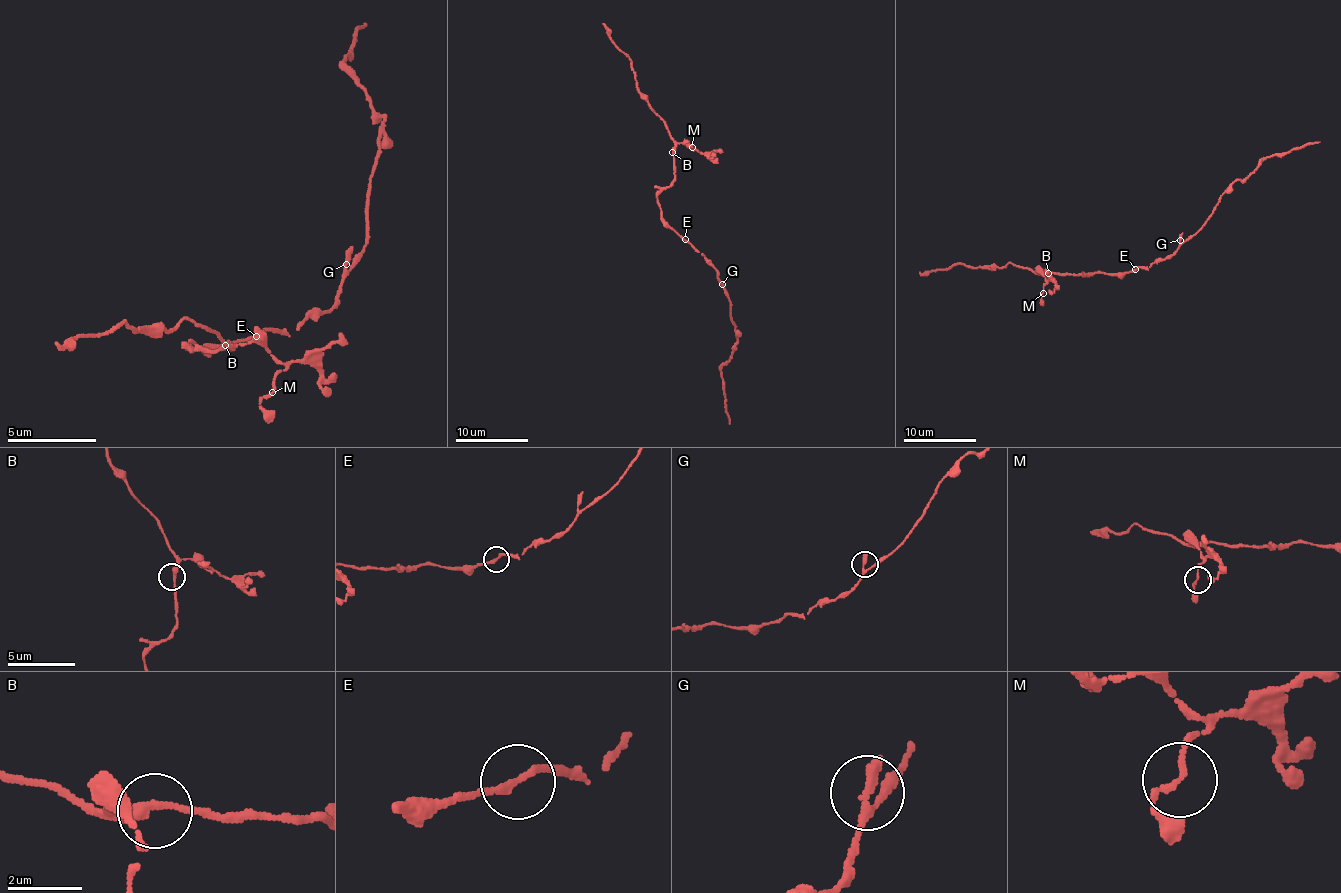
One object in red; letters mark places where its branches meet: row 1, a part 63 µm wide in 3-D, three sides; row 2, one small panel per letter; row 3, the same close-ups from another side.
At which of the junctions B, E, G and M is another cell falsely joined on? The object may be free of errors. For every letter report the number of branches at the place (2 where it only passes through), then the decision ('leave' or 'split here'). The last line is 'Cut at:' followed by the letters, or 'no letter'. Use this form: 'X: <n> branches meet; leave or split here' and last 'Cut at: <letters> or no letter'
B: 2 branches meet; leave
E: 2 branches meet; leave
G: 2 branches meet; leave
M: 2 branches meet; leave
Cut at: no letter

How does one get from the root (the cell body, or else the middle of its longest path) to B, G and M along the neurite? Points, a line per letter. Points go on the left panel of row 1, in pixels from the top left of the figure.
B: (251, 336), (242, 340), (225, 340), (220, 345), (189, 345), (194, 349), (229, 349), (229, 345), (225, 345)
G: (251, 336), (265, 331), (287, 331), (291, 336), (305, 318), (322, 314), (336, 300), (345, 265)
M: (251, 336), (220, 345), (189, 345), (194, 349), (260, 345), (287, 367), (274, 380), (274, 394)

